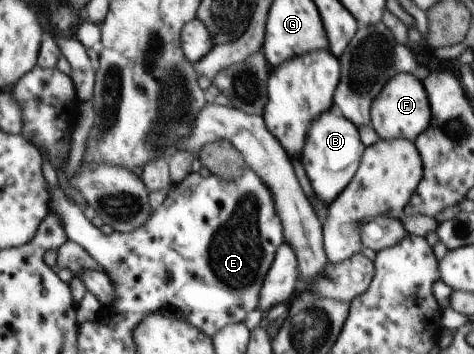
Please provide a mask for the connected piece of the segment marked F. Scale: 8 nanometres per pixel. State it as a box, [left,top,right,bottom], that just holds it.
[371,74,432,142]

